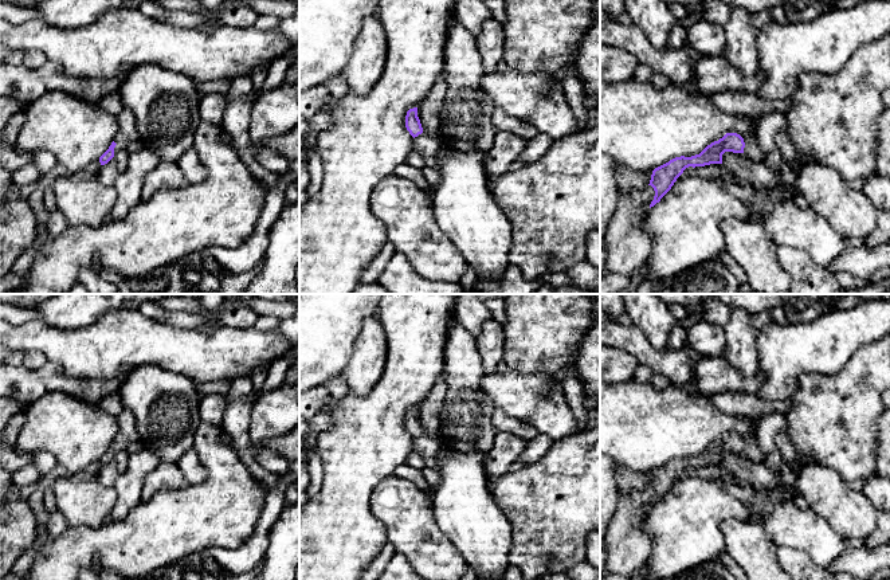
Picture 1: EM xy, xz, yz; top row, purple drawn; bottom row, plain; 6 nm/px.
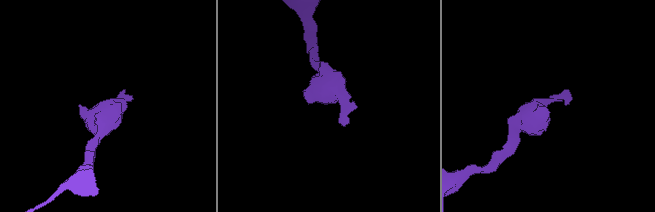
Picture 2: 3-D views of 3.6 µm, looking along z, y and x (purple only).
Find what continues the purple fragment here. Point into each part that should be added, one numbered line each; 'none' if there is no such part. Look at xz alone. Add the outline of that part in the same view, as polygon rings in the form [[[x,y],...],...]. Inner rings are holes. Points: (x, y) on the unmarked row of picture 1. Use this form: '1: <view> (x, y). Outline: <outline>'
1: xz (428, 446). Outline: [[[423,432],[413,439],[413,450],[422,456],[426,466],[434,470],[439,469],[438,455],[444,448],[438,432]]]

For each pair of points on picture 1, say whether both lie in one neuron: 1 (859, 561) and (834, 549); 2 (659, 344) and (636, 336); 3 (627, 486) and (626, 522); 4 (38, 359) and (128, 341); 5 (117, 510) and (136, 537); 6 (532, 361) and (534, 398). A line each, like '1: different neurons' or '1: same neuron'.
1: different neurons
2: different neurons
3: different neurons
4: different neurons
5: different neurons
6: different neurons

